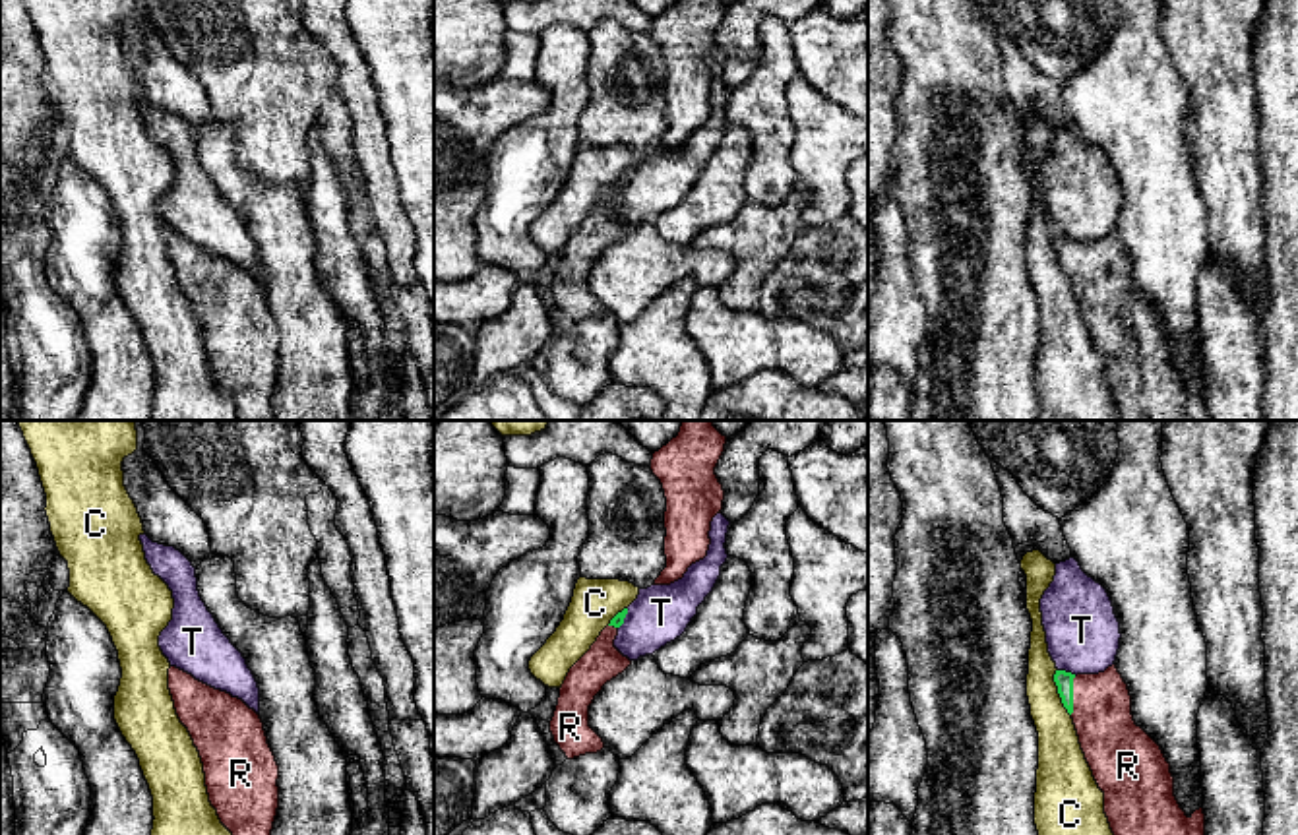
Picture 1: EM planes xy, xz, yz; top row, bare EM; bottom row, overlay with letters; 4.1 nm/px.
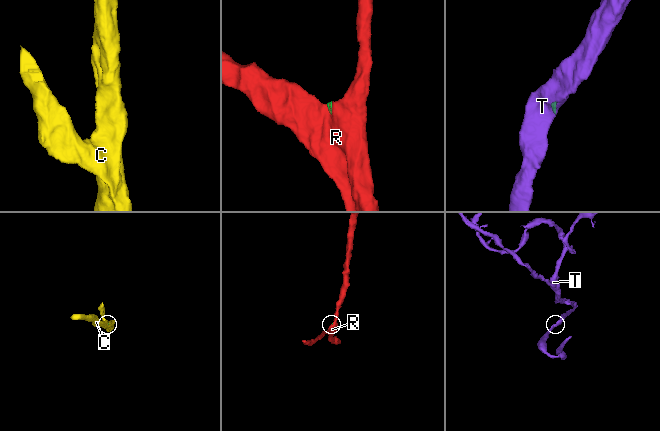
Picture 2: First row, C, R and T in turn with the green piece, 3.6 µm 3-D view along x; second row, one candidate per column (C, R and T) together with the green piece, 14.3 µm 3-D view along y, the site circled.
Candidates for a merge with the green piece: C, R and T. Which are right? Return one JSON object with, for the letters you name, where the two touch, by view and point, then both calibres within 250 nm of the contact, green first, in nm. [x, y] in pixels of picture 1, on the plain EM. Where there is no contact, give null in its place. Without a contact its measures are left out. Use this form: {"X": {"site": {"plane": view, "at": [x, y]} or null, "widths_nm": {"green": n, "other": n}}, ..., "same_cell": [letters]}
{"R": {"site": {"plane": "yz", "at": [1072, 262]}, "widths_nm": {"green": 80, "other": 260}}, "same_cell": ["R"]}

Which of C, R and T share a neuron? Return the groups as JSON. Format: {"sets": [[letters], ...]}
{"sets": [["C"], ["R"], ["T"]]}

